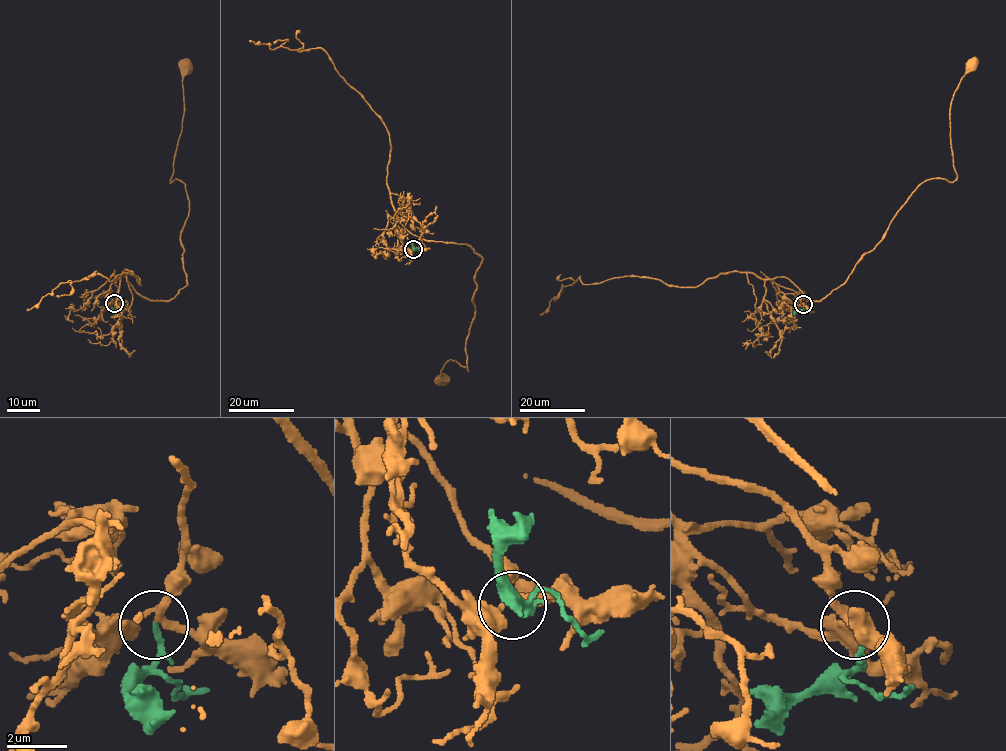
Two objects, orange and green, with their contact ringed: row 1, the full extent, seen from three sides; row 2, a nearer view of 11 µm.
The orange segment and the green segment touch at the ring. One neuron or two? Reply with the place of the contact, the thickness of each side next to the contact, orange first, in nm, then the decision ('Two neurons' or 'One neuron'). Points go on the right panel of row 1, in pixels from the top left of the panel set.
Place: (803, 304). Thickness 200 nm (orange) against 200 nm. One neuron

